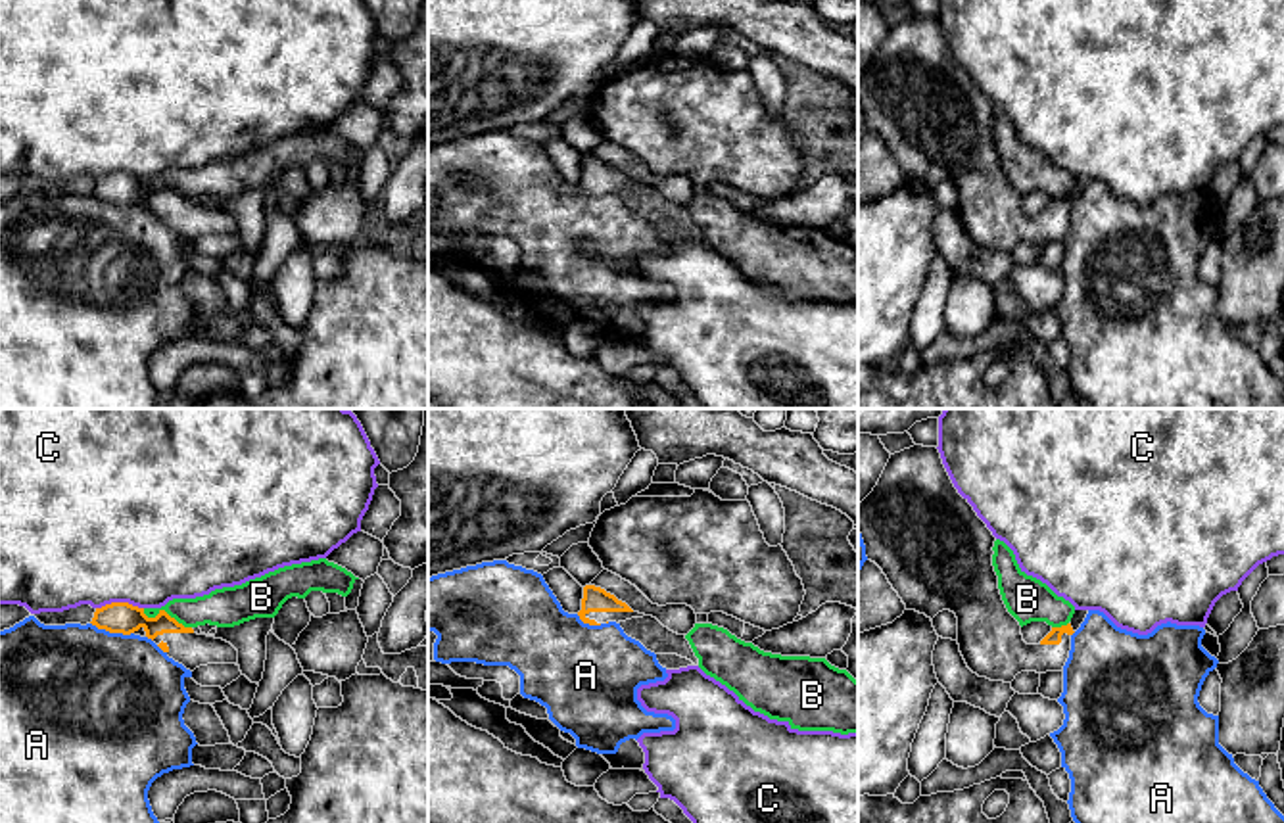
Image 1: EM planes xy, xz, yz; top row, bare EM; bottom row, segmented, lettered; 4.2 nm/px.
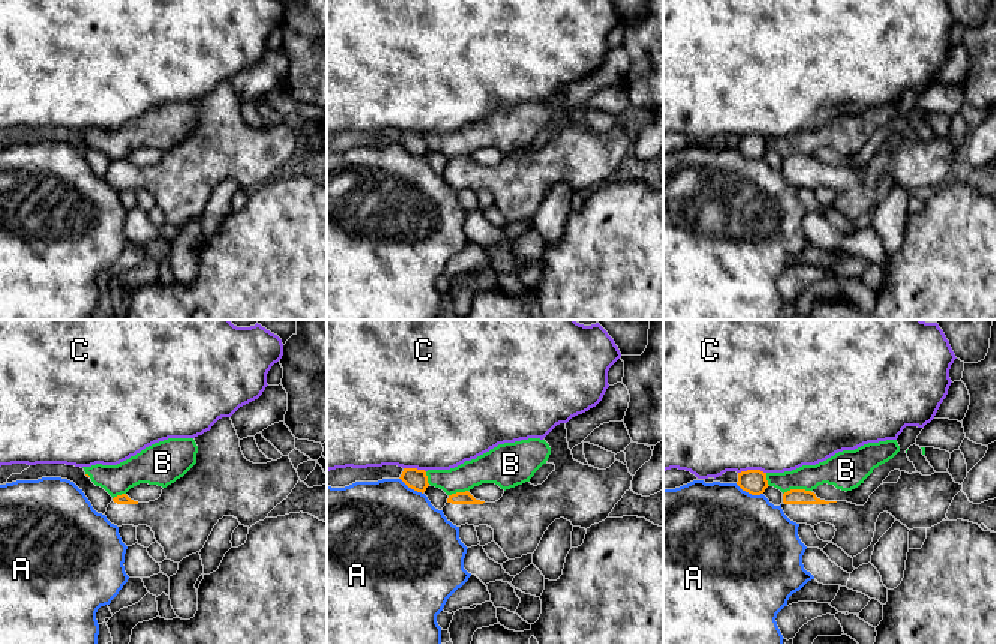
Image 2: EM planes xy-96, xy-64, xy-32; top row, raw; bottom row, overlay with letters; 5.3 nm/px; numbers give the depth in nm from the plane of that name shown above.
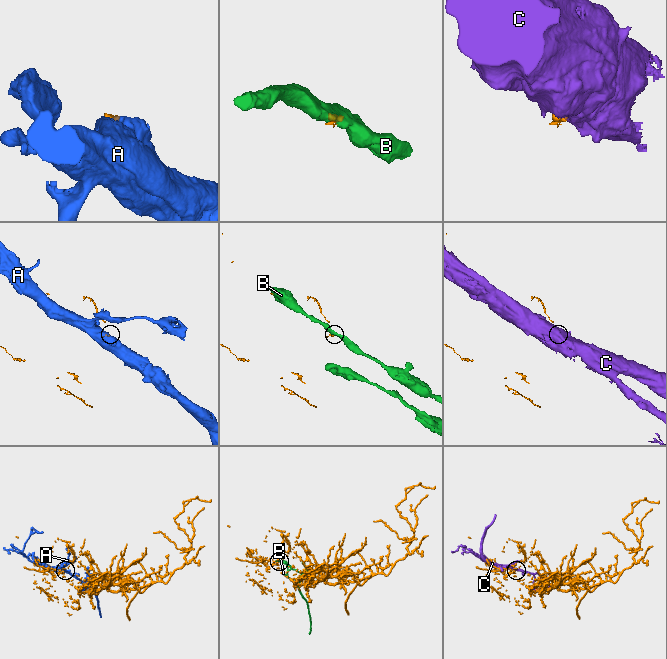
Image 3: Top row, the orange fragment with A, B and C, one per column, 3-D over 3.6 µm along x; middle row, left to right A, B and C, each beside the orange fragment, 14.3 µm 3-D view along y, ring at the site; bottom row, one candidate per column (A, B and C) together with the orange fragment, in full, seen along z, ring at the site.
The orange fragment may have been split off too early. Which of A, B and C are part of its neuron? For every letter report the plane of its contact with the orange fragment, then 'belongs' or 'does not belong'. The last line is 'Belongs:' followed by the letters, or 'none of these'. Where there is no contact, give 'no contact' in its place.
A: xy | does not belong
B: xy | does not belong
C: xy | does not belong
Belongs: none of these

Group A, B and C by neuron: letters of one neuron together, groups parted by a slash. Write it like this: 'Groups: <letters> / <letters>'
Groups: A / B / C

